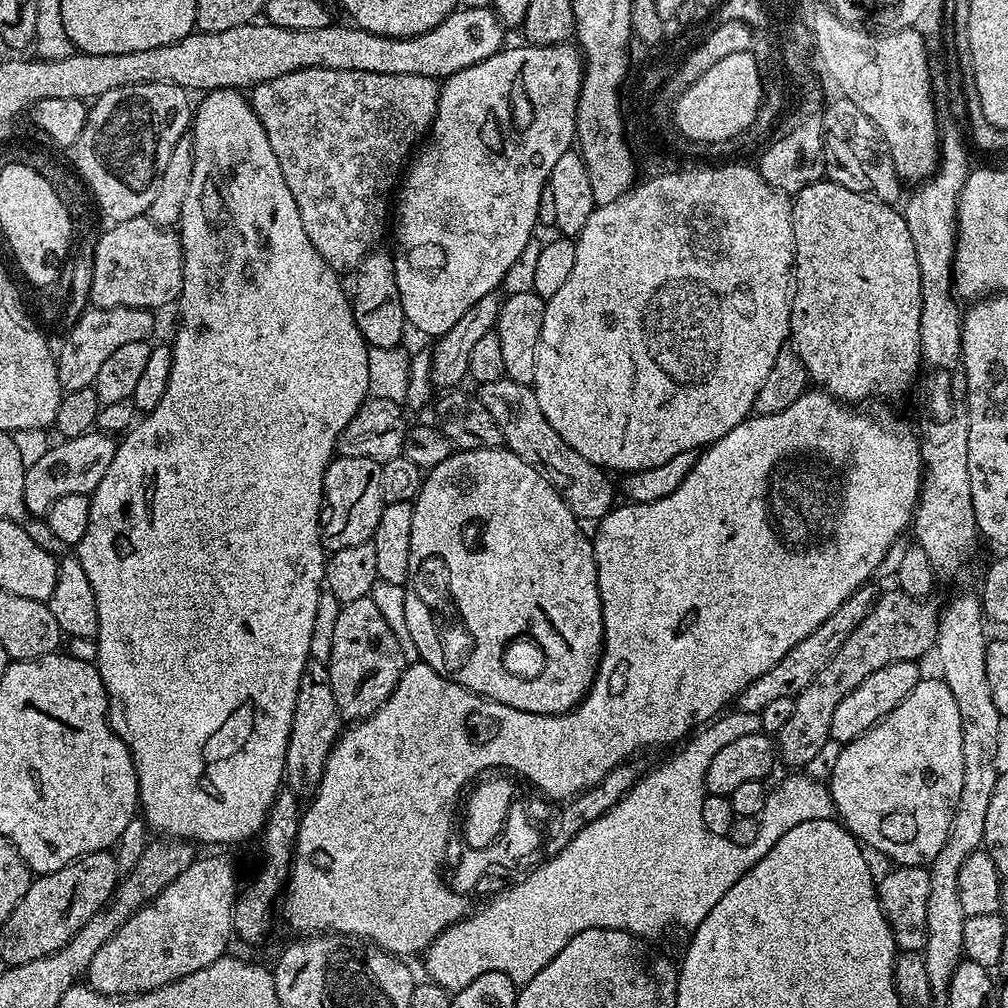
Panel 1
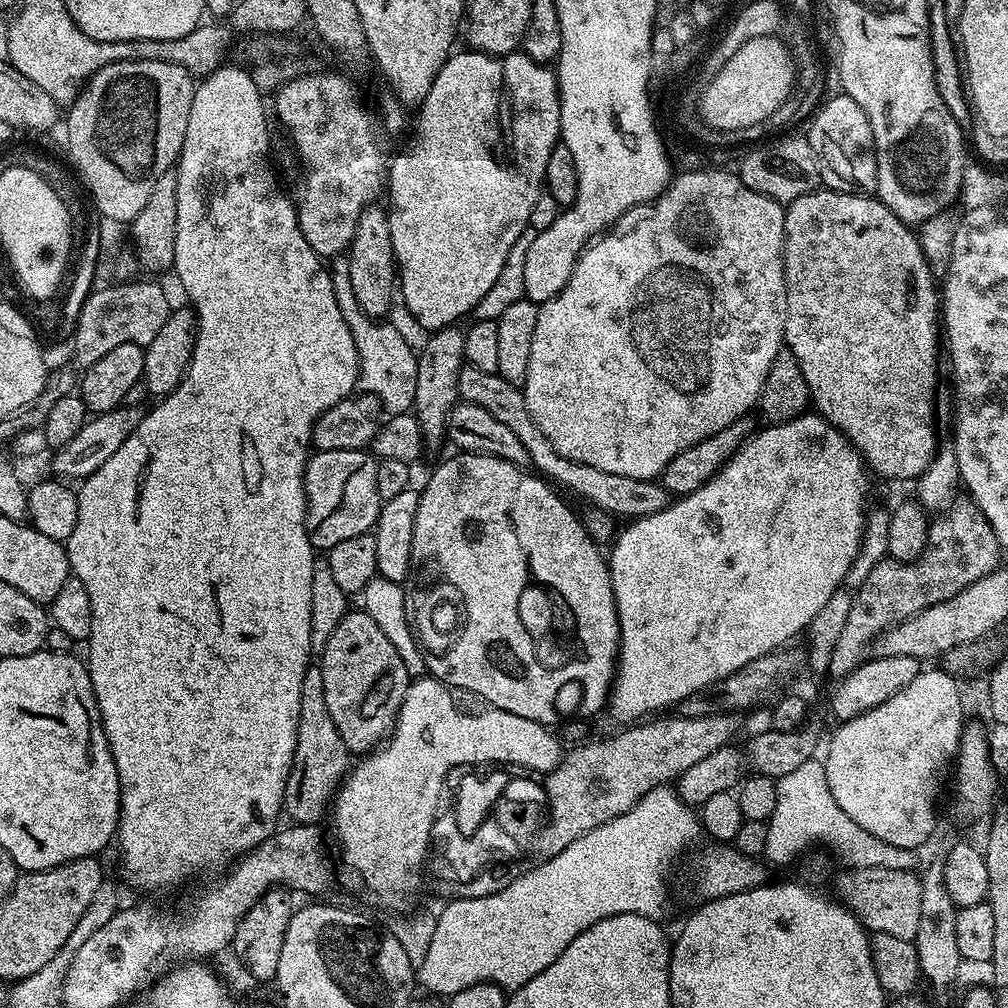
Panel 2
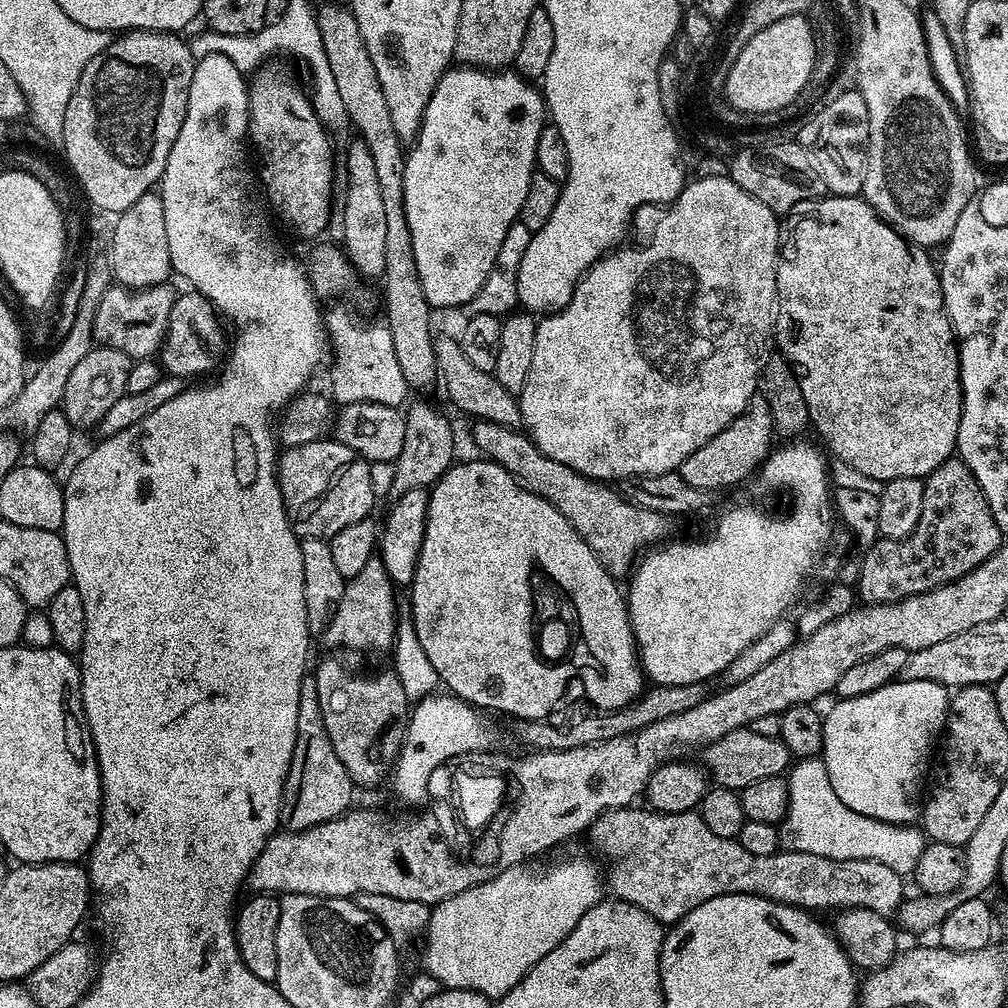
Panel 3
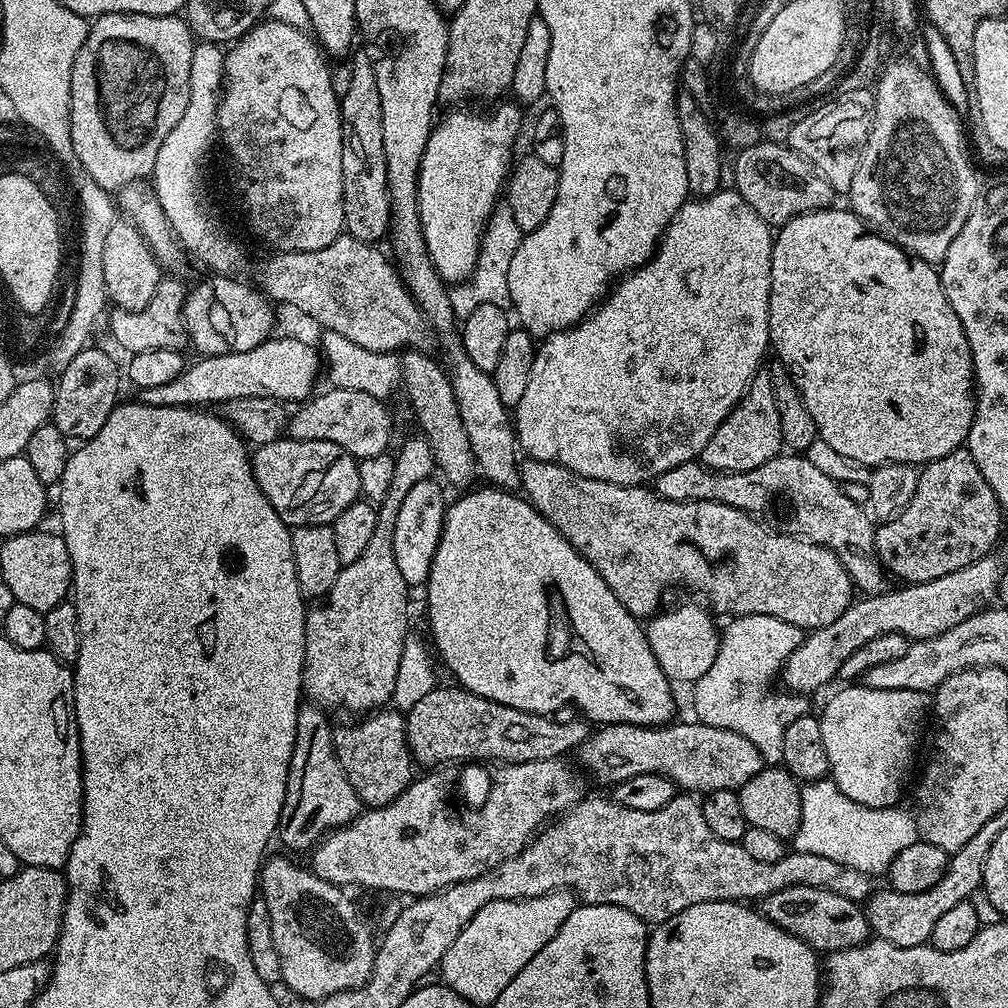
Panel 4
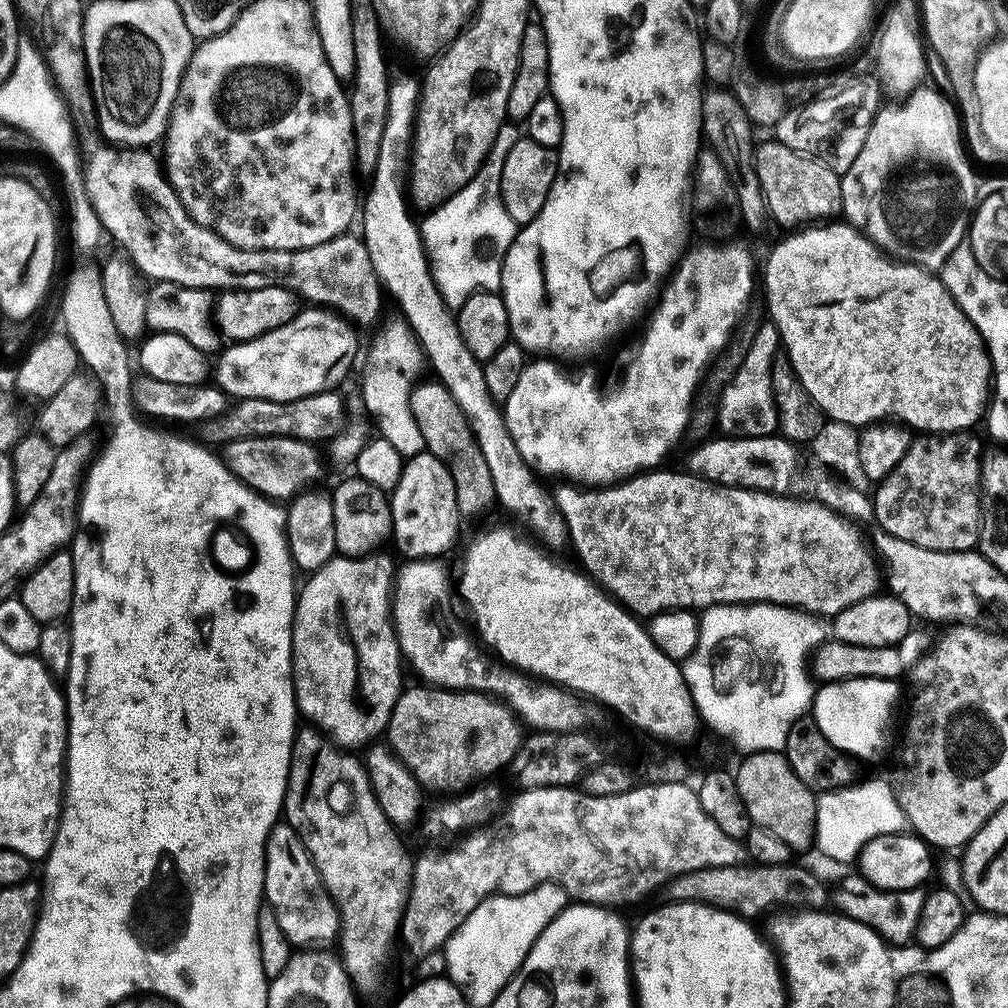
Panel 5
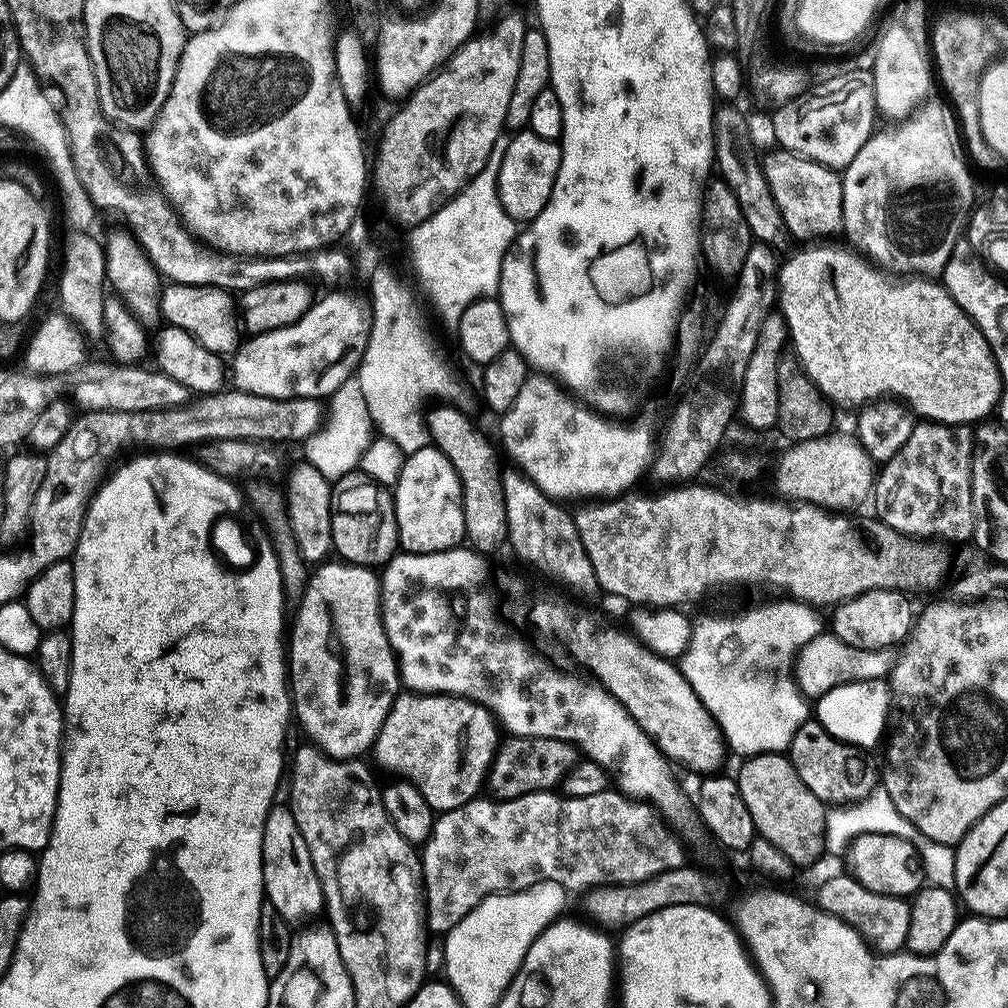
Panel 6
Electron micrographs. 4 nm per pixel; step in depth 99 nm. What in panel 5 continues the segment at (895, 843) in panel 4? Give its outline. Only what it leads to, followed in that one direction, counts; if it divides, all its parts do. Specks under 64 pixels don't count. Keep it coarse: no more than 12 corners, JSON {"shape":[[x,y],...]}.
{"shape":[[891,783],[816,798],[816,839],[844,864],[906,828]]}

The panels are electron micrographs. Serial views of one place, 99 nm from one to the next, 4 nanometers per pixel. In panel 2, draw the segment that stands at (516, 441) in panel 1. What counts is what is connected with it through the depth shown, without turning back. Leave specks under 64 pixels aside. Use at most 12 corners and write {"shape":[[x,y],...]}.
{"shape":[[465,366],[460,395],[526,446],[531,467],[613,518],[658,514],[656,480],[562,458],[499,372]]}

